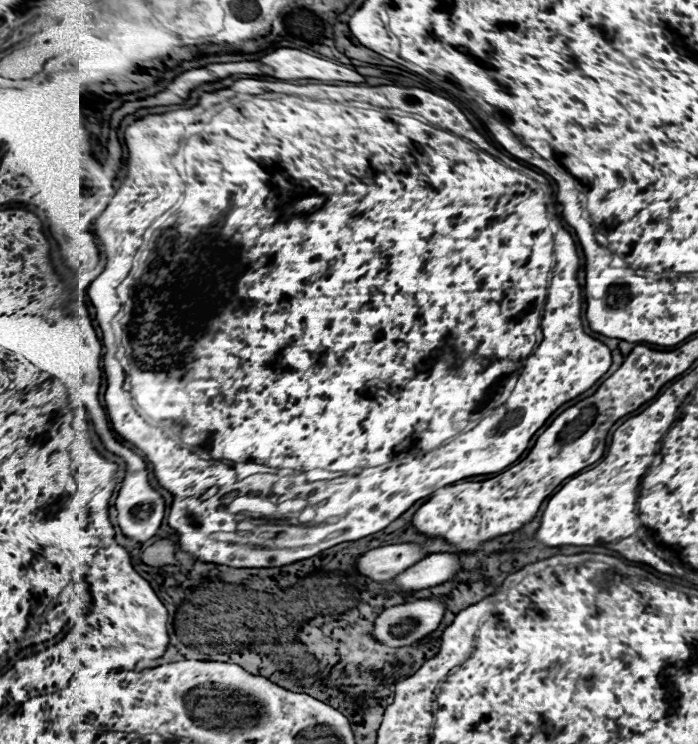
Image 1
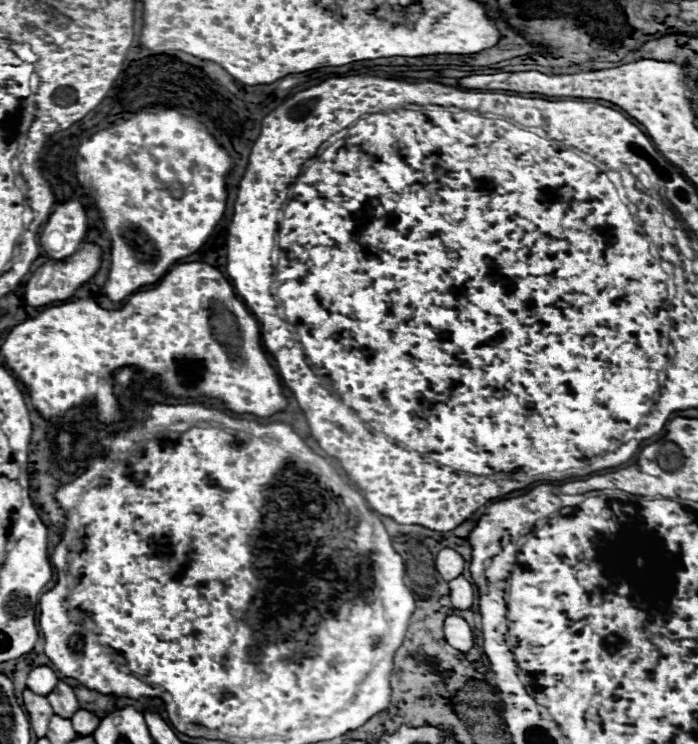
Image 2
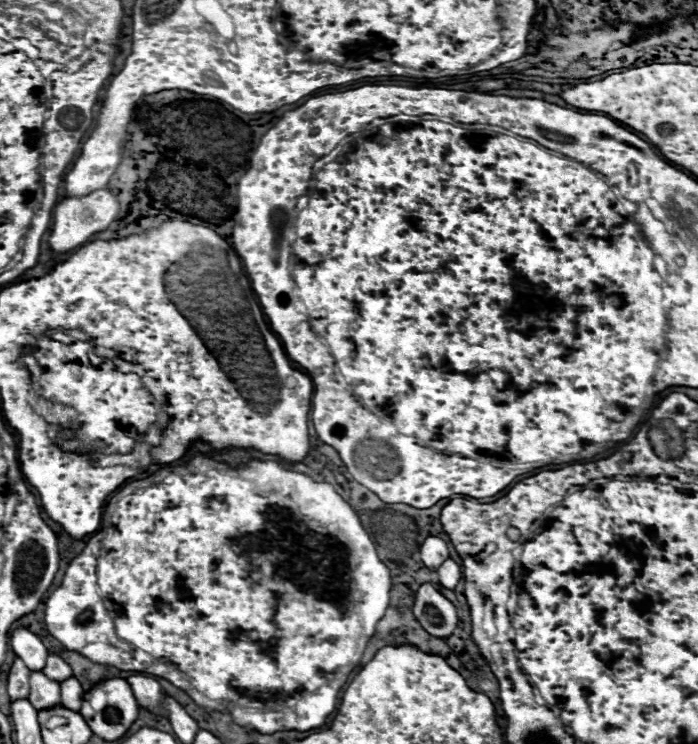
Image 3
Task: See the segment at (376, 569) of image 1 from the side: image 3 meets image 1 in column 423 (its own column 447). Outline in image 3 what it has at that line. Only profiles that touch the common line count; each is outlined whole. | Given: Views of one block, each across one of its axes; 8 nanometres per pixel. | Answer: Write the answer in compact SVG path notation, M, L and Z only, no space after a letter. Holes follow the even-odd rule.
M428 536L428 538L424 540L424 544L420 546L420 558L422 558L422 562L424 562L426 568L438 570L438 566L440 566L444 560L450 558L446 542L444 542L442 538L438 538L438 536Z

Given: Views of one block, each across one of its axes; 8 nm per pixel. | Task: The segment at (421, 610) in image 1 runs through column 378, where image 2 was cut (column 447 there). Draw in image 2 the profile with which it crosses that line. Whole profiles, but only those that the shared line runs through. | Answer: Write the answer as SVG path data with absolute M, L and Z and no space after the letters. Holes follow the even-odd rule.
M454 614L446 616L444 638L452 648L456 648L460 652L468 652L472 648L472 630L466 624L466 620L460 616L454 616Z

